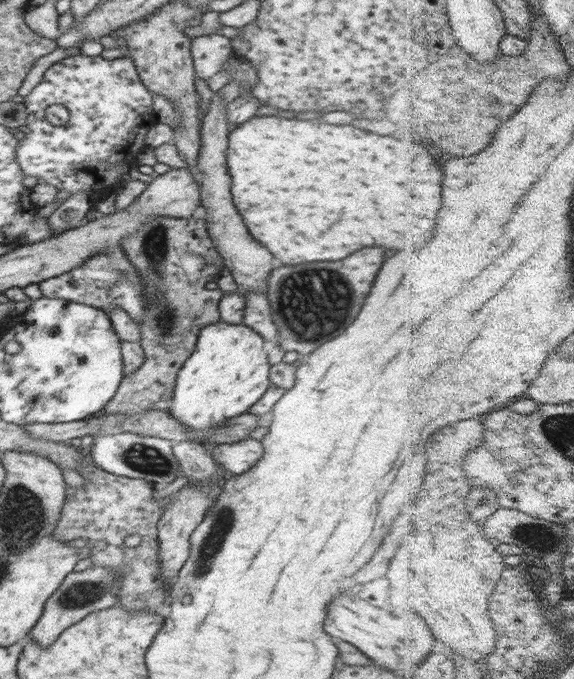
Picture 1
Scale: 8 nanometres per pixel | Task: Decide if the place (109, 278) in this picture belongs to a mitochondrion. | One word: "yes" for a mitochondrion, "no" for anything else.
yes

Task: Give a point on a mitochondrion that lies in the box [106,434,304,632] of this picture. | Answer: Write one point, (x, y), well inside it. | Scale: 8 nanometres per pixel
(211, 545)

